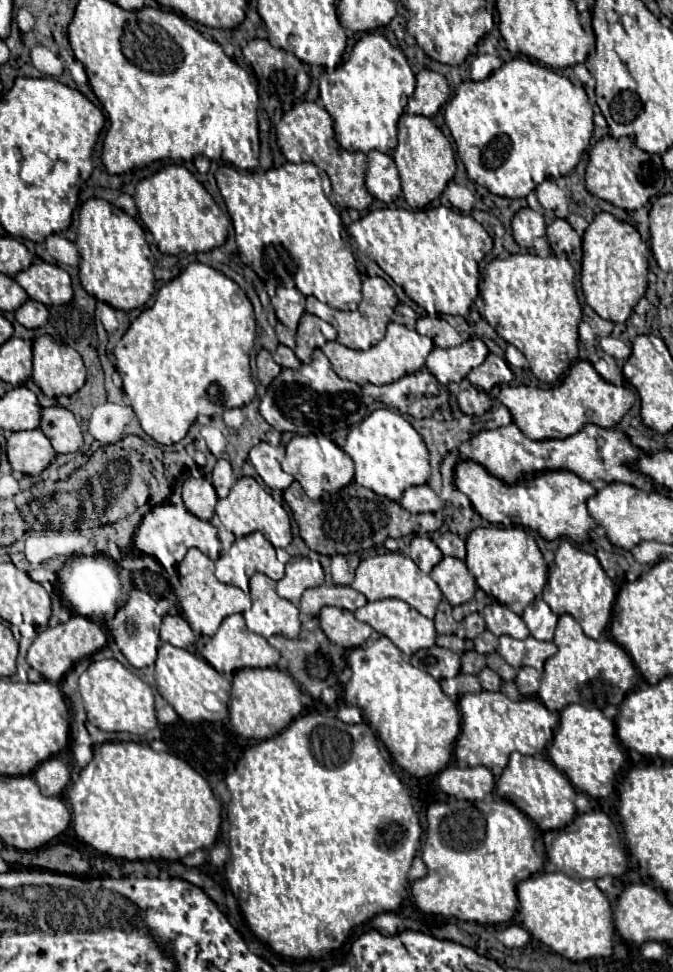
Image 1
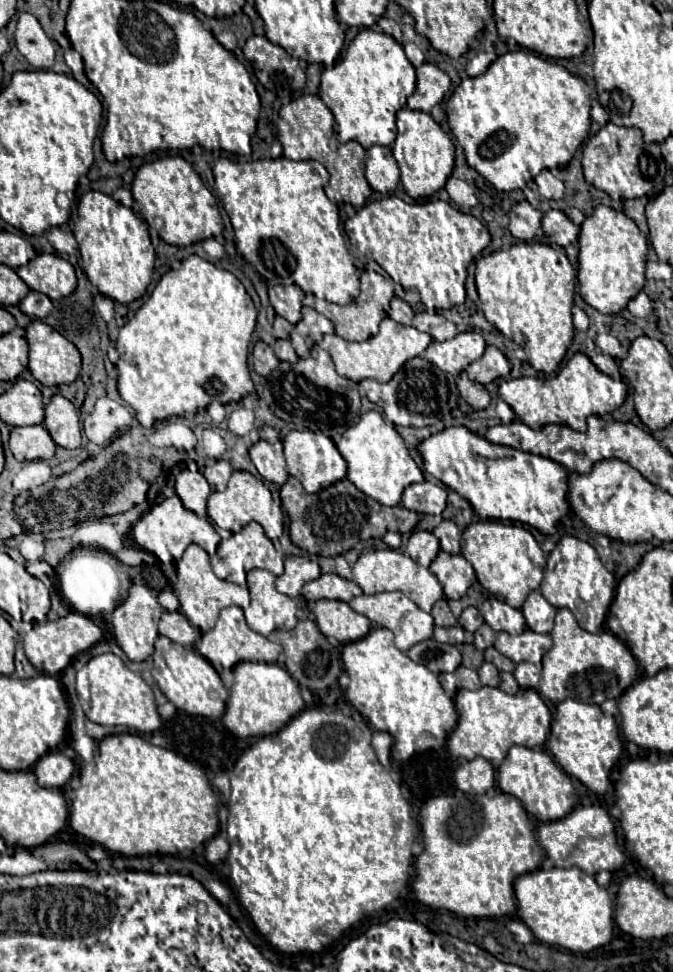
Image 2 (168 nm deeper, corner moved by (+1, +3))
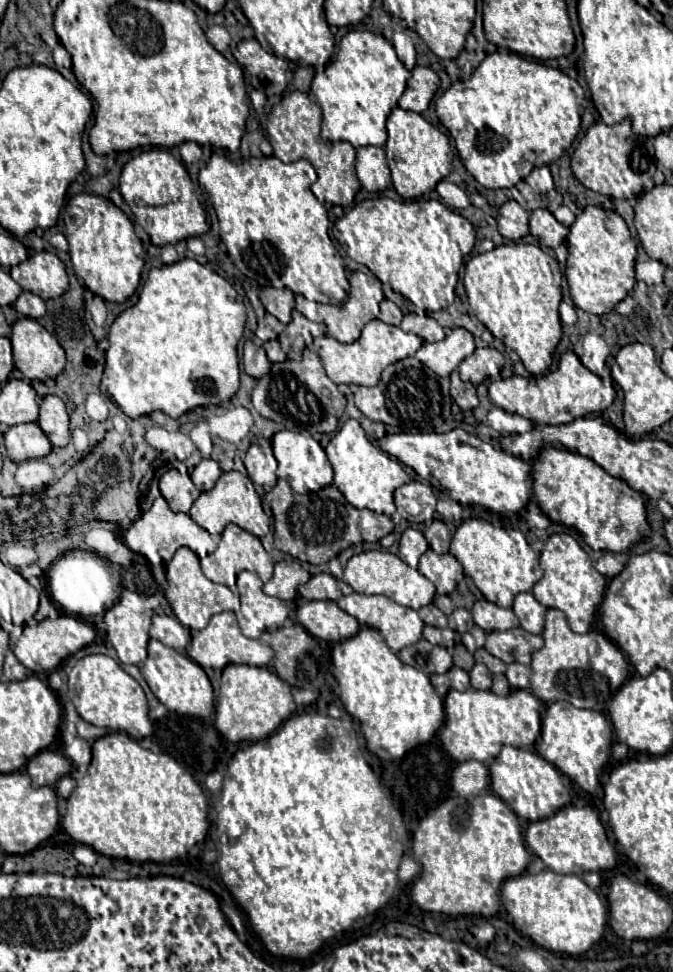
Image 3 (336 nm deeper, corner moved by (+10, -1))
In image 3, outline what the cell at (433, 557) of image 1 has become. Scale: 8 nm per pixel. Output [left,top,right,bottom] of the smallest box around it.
[400,527,428,567]

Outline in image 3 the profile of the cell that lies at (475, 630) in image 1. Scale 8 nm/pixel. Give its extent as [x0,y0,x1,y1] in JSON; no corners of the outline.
[448,609,474,633]

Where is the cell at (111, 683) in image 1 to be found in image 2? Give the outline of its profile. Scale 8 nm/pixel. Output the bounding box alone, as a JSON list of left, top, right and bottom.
[81,653,161,733]

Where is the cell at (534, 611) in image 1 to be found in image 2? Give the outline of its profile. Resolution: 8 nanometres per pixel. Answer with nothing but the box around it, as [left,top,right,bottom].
[521,589,557,633]

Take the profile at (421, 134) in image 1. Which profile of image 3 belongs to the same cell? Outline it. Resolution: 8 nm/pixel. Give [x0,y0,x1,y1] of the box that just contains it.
[384,107,452,199]

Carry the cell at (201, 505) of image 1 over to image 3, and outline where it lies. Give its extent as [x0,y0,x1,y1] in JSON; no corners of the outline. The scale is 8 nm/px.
[160,467,200,513]

